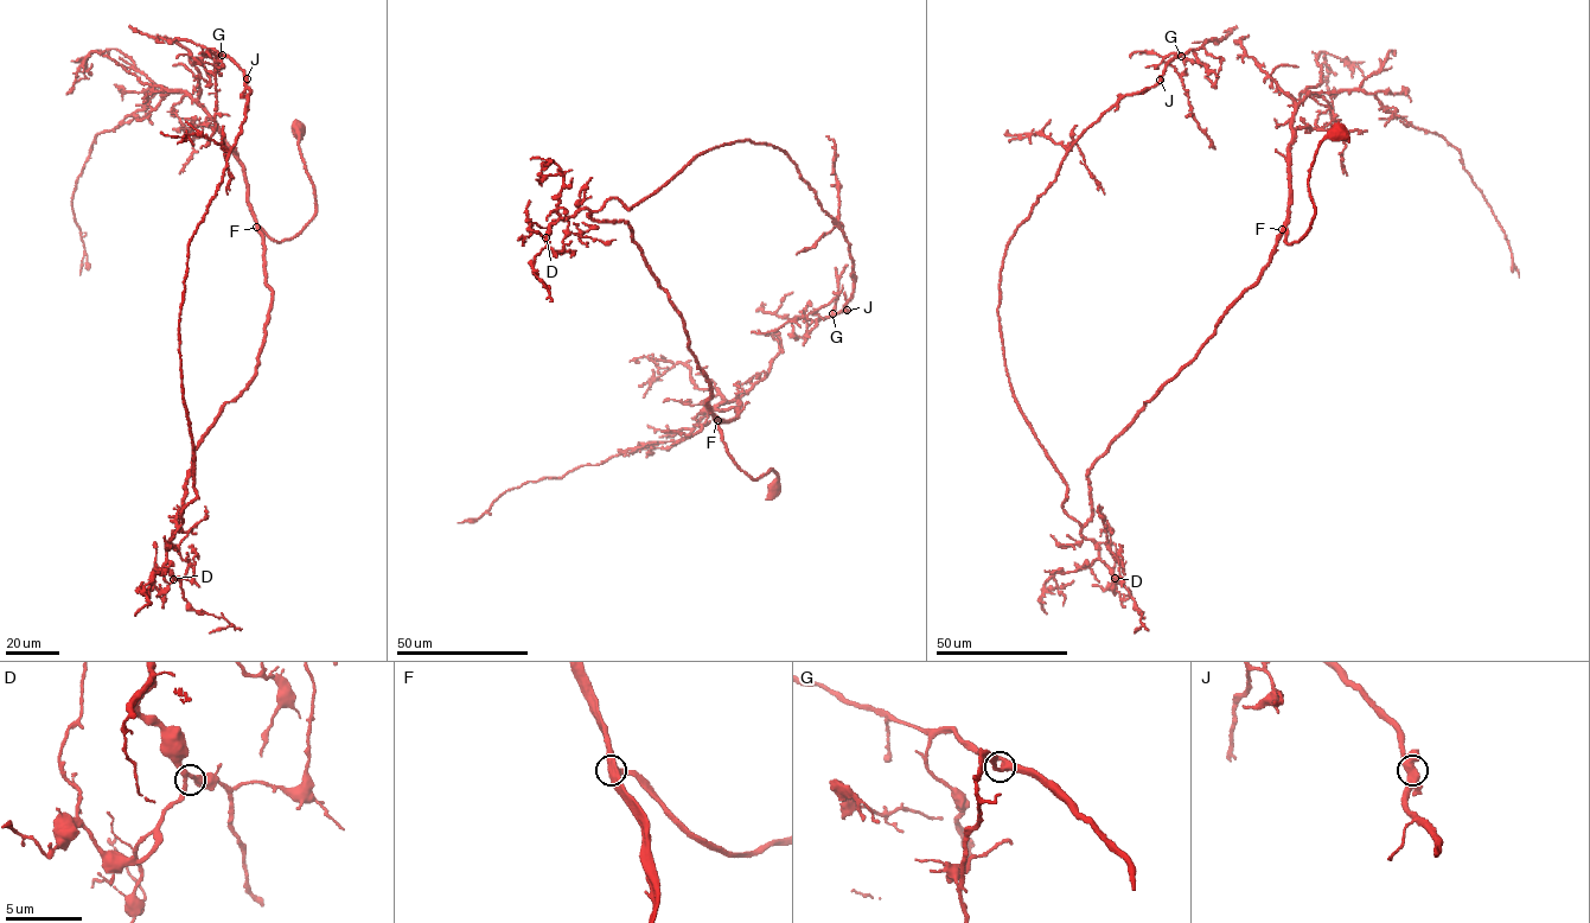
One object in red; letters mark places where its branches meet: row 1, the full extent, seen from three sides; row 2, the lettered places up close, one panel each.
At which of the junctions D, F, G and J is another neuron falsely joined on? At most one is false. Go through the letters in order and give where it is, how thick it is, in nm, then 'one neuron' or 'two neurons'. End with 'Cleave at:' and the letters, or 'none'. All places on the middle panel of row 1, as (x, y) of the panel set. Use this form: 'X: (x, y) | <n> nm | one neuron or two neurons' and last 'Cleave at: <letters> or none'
D: (546, 237) | 280 nm | one neuron
F: (717, 420) | 480 nm | one neuron
G: (832, 313) | 400 nm | one neuron
J: (847, 310) | 550 nm | one neuron
Cleave at: none

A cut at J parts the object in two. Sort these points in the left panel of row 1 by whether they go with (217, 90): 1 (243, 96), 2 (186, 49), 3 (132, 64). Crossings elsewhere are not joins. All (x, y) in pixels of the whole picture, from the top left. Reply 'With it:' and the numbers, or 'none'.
With it: none

